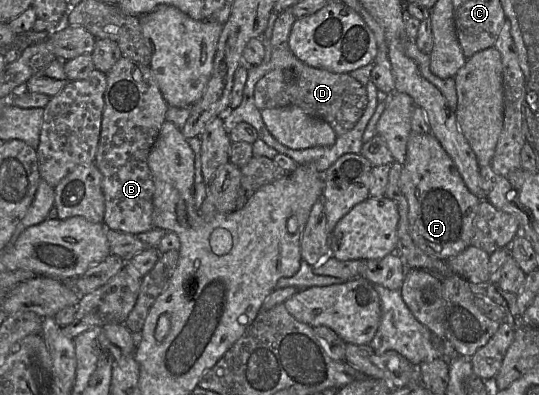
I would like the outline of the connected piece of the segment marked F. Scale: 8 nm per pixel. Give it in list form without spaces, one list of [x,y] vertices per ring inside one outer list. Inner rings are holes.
[[[431,133],[410,134],[399,187],[408,201],[410,235],[423,252],[447,261],[471,245],[481,200],[469,191],[453,160]]]

